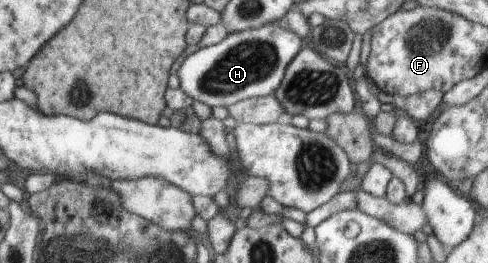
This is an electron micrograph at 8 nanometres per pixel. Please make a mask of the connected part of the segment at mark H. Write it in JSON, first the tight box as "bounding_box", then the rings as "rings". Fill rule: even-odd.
{"bounding_box":[177,23,303,107],"rings":[[[268,23],[259,29],[250,29],[239,33],[229,33],[221,43],[200,49],[188,56],[177,73],[180,88],[191,99],[211,107],[231,107],[237,102],[254,97],[274,95],[281,85],[284,73],[295,56],[303,49],[302,39],[288,29],[283,29],[278,23]]]}

